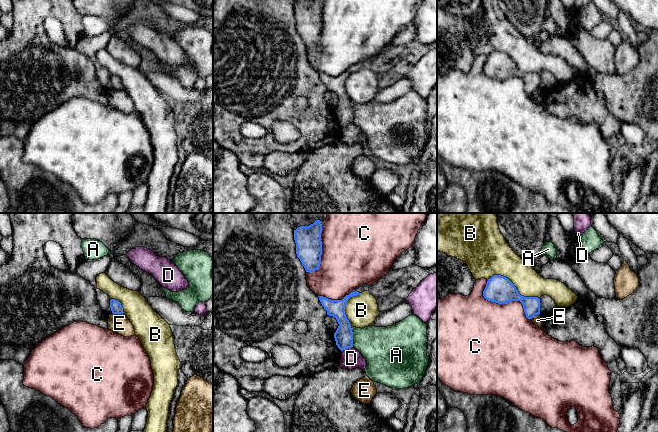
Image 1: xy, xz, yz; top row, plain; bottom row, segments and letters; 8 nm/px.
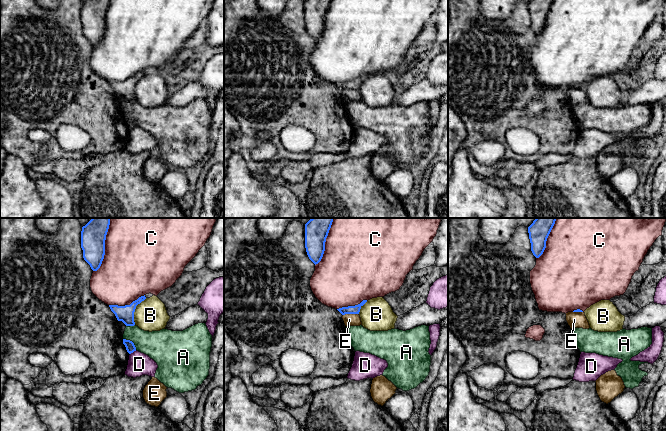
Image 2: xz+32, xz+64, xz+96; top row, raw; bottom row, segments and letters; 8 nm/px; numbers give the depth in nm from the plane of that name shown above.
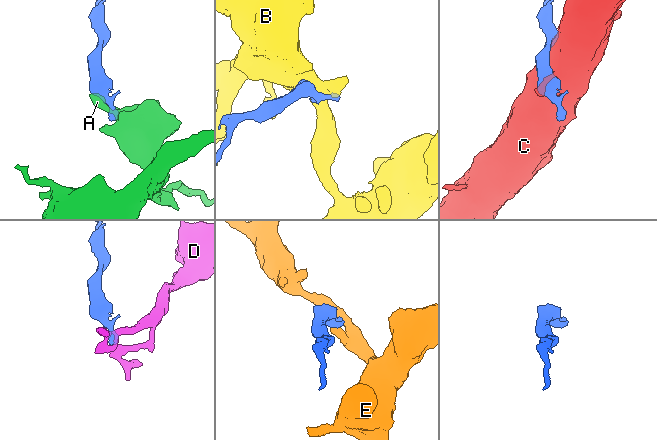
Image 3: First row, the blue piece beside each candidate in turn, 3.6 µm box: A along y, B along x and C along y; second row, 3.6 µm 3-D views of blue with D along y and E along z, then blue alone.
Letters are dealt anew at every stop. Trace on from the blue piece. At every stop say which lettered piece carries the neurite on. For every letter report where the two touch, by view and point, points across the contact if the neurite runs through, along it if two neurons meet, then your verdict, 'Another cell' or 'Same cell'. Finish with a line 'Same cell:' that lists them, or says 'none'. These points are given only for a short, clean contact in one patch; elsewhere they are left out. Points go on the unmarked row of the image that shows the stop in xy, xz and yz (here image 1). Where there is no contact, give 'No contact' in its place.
A: Touches blue at xz (352, 112). Boundary: xz (350, 102), (353, 122). Another cell
B: Touches blue at yz (513, 61). Another cell
C: Touches blue at yz (503, 79). Another cell
D: Touches blue at xz (346, 124). Boundary: xz (352, 122), (341, 127). Another cell
E: Touches blue at xy (118, 89). Boundary: xy (112, 88), (123, 89). Another cell
Same cell: none

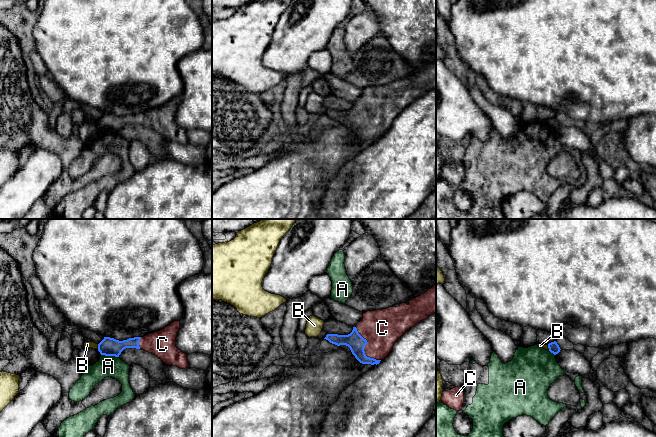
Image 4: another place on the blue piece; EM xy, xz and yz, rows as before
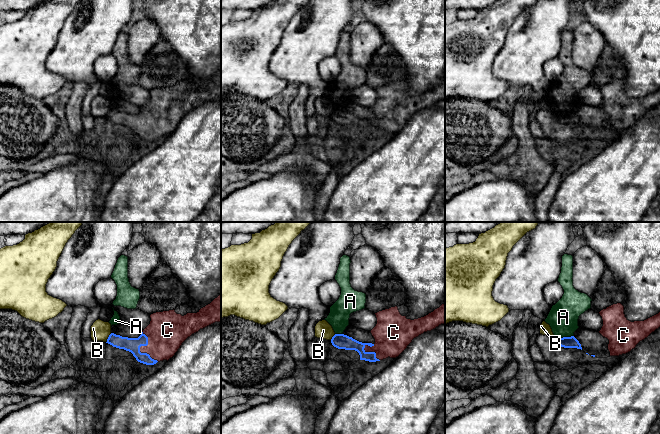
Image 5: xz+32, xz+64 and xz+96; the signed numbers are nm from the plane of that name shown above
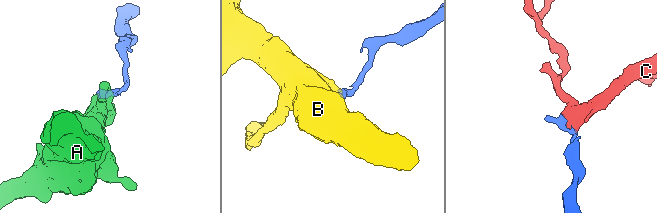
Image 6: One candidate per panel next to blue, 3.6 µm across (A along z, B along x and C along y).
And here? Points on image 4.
A: Touches blue at xy (110, 131). Boundary: xy (101, 130), (118, 133). Another cell
B: Touches blue at xy (98, 122). Boundary: xy (97, 120), (98, 124). Another cell
C: Touches blue at xz (364, 123). Path across: xz (356, 119), (360, 119), (364, 123), (382, 104). Same cell
Same cell: C

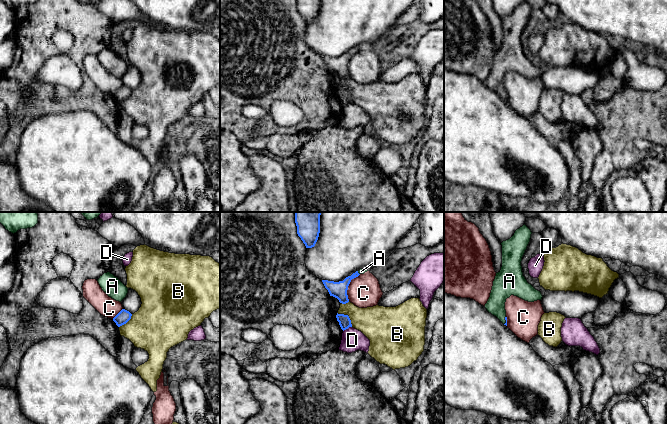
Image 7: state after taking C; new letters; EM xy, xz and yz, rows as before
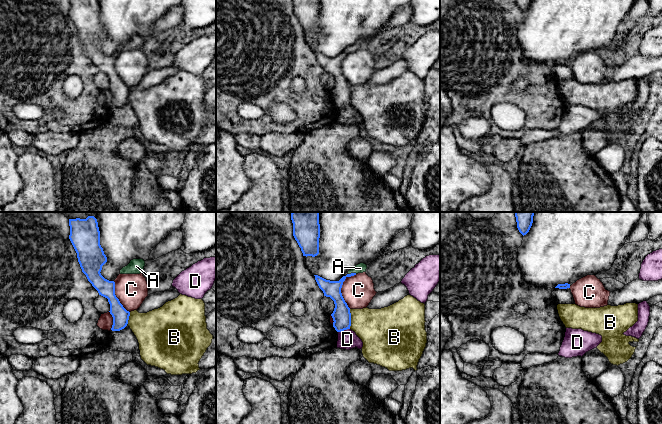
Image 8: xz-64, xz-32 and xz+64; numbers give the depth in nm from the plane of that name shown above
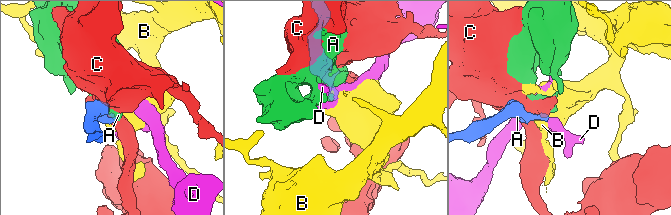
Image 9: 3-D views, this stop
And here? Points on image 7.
A: Touches blue at yz (505, 95). Path across: yz (505, 93), (505, 95), (500, 89), (503, 64). Same cell
B: Touches blue at xz (348, 92). Boundary: xz (337, 88), (346, 90), (352, 102). Another cell
C: Touches blue at xz (348, 61). Another cell
D: Touches blue at xz (347, 104). Another cell
Same cell: A

